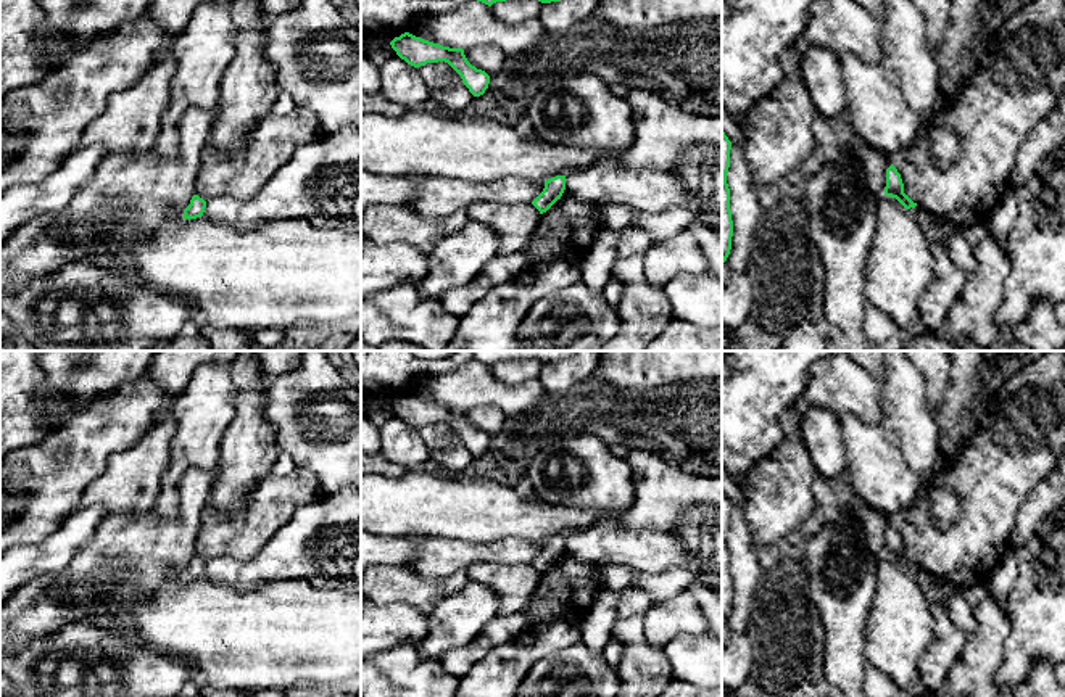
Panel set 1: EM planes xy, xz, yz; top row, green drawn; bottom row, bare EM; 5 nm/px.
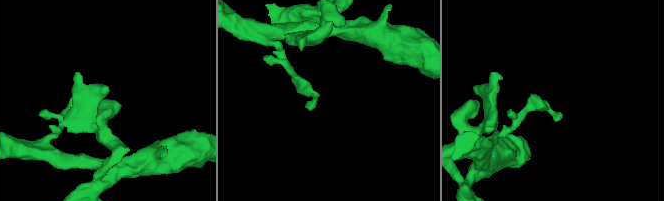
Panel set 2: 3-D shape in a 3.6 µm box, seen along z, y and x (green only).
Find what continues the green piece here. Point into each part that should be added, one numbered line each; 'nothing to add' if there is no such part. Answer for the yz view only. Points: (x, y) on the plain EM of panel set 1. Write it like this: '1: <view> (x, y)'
nothing to add

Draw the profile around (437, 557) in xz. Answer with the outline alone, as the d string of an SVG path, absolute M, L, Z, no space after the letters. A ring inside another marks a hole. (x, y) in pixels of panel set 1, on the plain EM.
M425 538L406 565L422 578L446 578L474 563L530 565L545 542L506 538L493 544L469 544L462 539Z

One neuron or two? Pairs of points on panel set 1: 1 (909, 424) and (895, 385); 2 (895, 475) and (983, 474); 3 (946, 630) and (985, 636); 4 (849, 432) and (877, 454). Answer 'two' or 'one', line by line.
1: one
2: two
3: two
4: one

